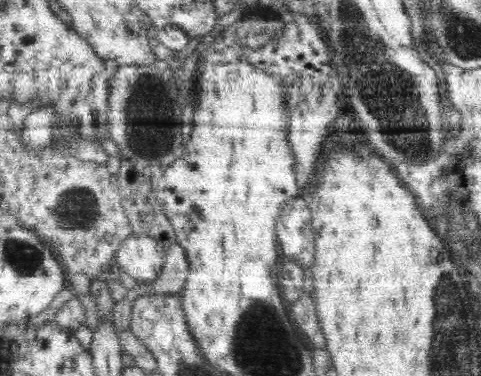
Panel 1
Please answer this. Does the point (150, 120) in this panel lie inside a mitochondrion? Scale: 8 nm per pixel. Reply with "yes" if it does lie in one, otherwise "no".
yes

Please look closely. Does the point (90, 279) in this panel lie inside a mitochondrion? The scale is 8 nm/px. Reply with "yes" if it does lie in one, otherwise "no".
no

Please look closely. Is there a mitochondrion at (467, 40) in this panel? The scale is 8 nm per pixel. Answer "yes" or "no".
yes

